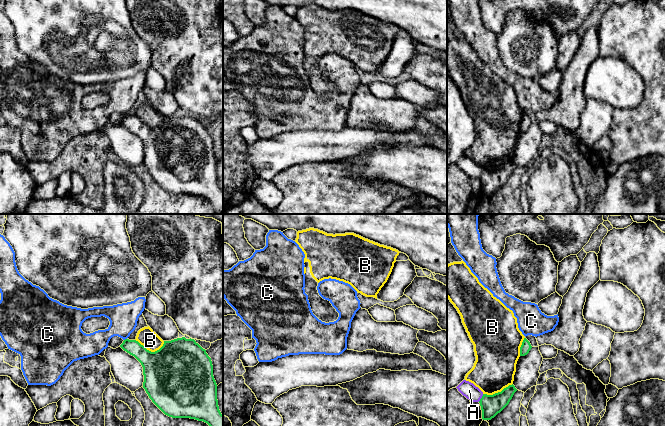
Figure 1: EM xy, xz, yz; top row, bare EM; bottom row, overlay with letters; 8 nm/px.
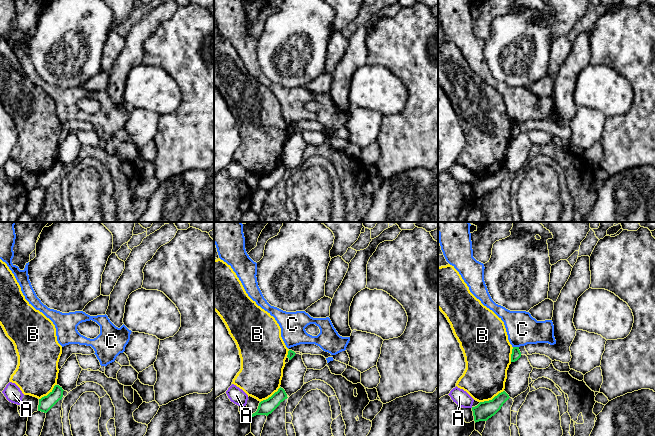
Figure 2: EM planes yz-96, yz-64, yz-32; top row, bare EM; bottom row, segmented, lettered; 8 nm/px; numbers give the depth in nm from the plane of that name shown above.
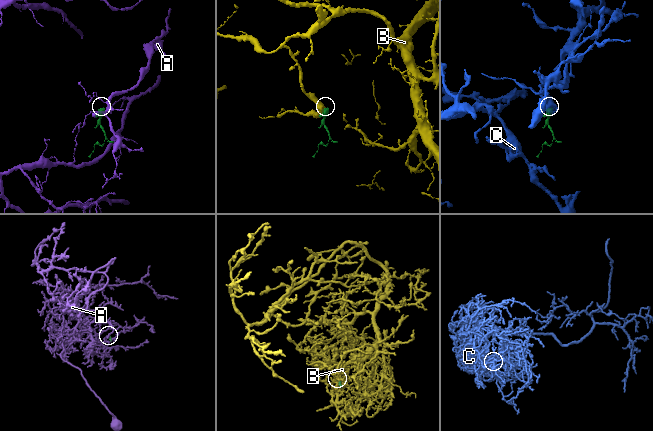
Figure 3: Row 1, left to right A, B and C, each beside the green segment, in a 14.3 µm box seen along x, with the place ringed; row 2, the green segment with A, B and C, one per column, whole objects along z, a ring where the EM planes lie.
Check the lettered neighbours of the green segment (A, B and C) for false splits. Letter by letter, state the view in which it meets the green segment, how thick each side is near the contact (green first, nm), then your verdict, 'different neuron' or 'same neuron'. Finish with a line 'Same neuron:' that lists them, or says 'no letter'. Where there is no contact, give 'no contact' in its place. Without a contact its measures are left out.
A: meets green in yz; 170 nm thick on the green side, 120 nm on the other; different neuron
B: meets green in xy; 440 nm thick on the green side, 150 nm on the other; different neuron
C: meets green in xy; 140 nm thick on the green side, 220 nm on the other; different neuron
Same neuron: no letter

